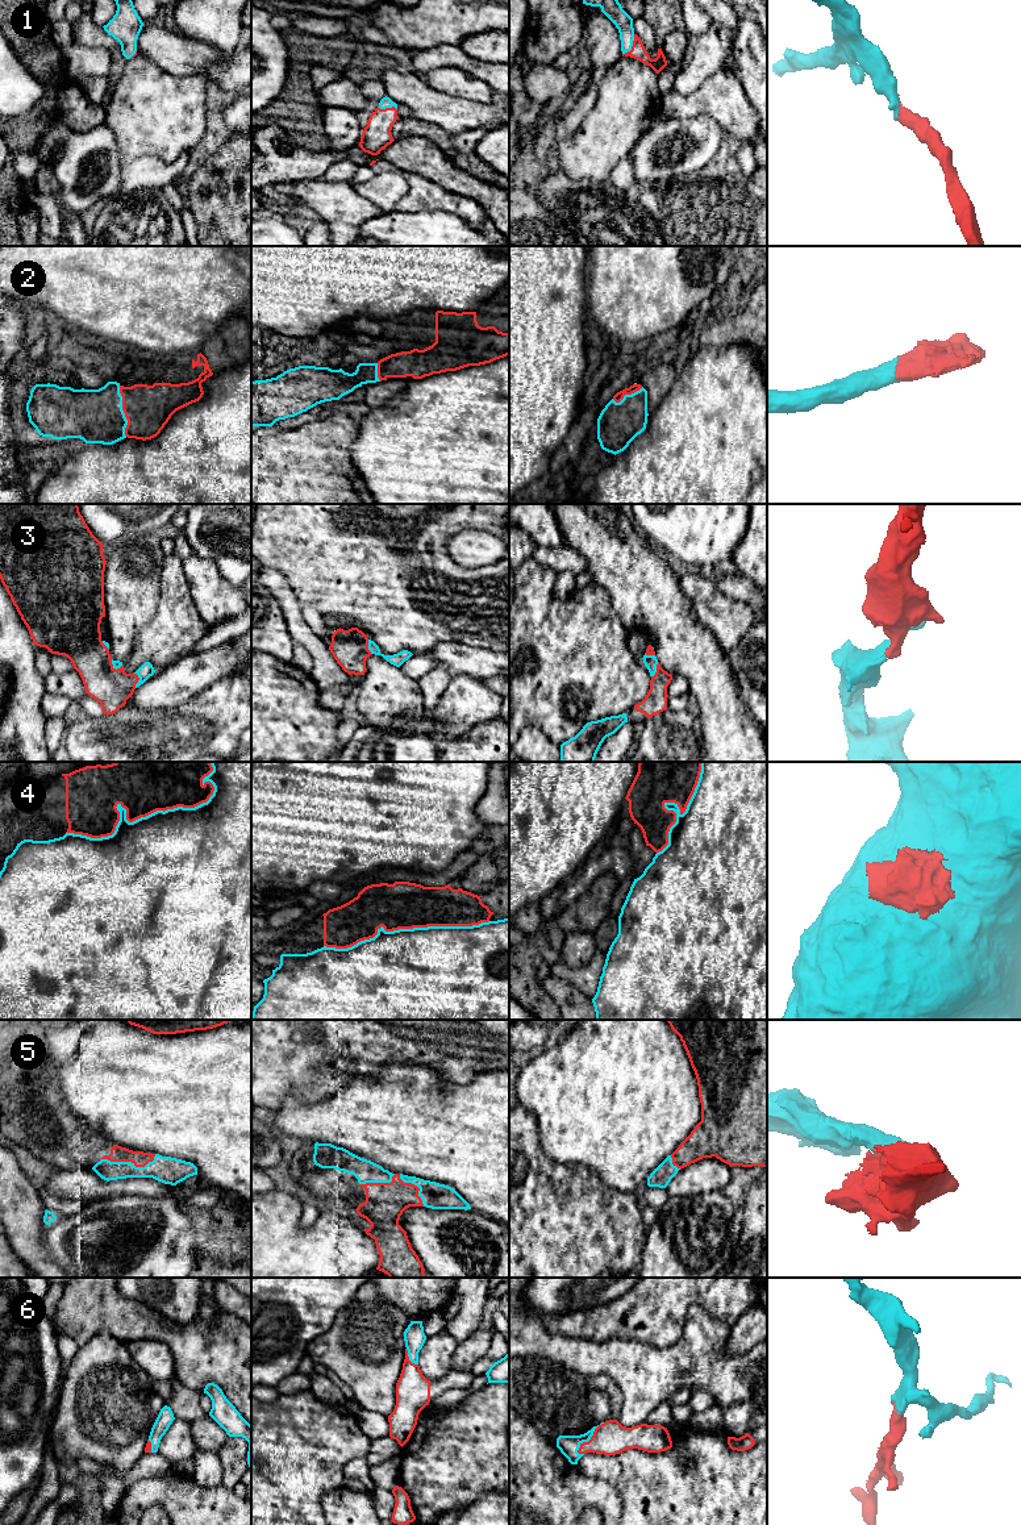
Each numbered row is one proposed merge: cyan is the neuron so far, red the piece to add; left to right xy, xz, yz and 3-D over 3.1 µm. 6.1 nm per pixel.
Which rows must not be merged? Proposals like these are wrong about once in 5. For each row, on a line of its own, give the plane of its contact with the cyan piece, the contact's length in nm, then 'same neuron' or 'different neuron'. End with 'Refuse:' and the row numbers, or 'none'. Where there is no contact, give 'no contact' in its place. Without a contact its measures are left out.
1: contact in yz; length 150 nm; same neuron
2: contact in xy; length 320 nm; same neuron
3: contact in xy; length 100 nm; same neuron
4: contact in xy; length 1000 nm; different neuron
5: contact in xy; length 340 nm; same neuron
6: contact in yz; length 260 nm; same neuron
Refuse: 4

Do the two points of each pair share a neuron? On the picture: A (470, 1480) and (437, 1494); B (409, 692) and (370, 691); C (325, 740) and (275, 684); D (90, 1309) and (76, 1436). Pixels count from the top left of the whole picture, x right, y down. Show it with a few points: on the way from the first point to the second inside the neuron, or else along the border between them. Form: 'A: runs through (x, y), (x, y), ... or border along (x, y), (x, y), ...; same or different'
A: runs through (462, 1480), (450, 1480), (445, 1486); same
B: runs through (400, 692), (379, 691); same
C: runs through (312, 726), (283, 698); same
D: border along (116, 1337), (108, 1330), (99, 1330), (79, 1348); different

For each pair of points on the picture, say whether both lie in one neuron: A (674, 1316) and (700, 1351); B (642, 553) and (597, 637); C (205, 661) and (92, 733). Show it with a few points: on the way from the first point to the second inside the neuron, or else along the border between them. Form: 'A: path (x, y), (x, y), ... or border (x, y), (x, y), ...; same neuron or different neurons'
A: border (712, 1315), (692, 1305), (682, 1334), (661, 1348); different neurons
B: border (592, 583), (607, 592), (611, 607), (628, 630); different neurons
C: border (130, 705), (163, 715); different neurons

